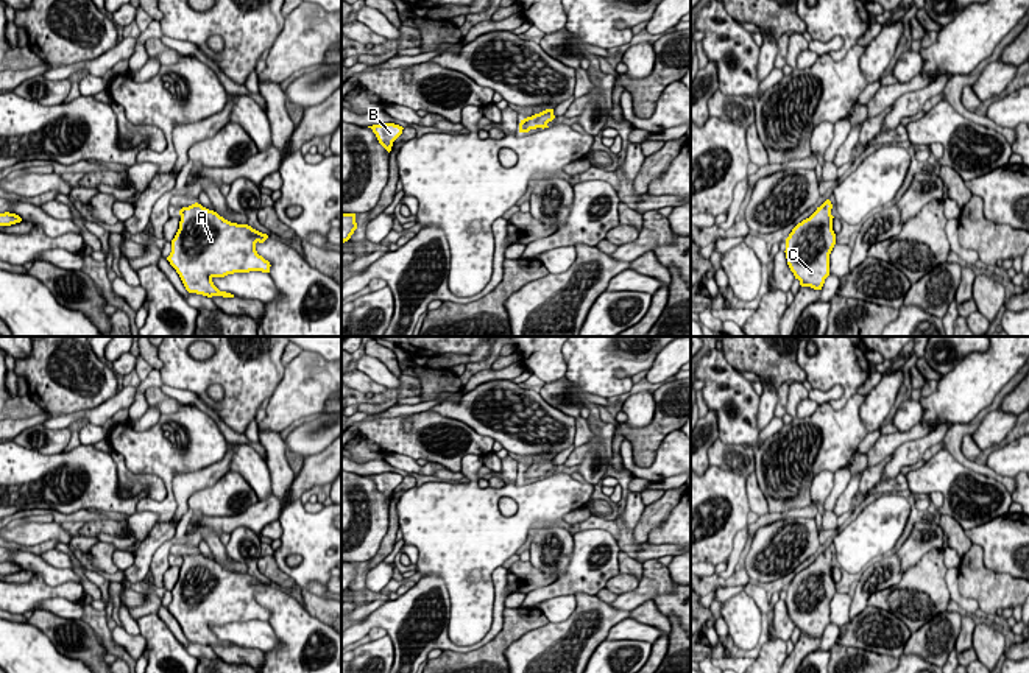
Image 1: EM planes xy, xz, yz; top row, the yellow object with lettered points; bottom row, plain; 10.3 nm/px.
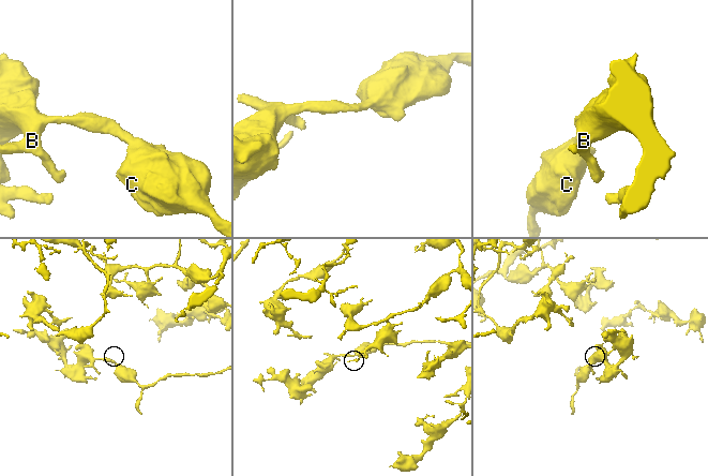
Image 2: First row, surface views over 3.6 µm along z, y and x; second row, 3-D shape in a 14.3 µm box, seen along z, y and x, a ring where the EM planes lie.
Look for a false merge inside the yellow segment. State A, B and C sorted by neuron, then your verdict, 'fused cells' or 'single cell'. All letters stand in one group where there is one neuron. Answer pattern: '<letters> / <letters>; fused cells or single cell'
A B C; single cell

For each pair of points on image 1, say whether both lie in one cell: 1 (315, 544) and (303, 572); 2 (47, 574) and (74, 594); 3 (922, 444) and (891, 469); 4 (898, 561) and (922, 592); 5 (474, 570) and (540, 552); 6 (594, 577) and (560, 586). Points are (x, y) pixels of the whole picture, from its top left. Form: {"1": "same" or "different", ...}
{"1": "same", "2": "different", "3": "same", "4": "different", "5": "different", "6": "same"}

